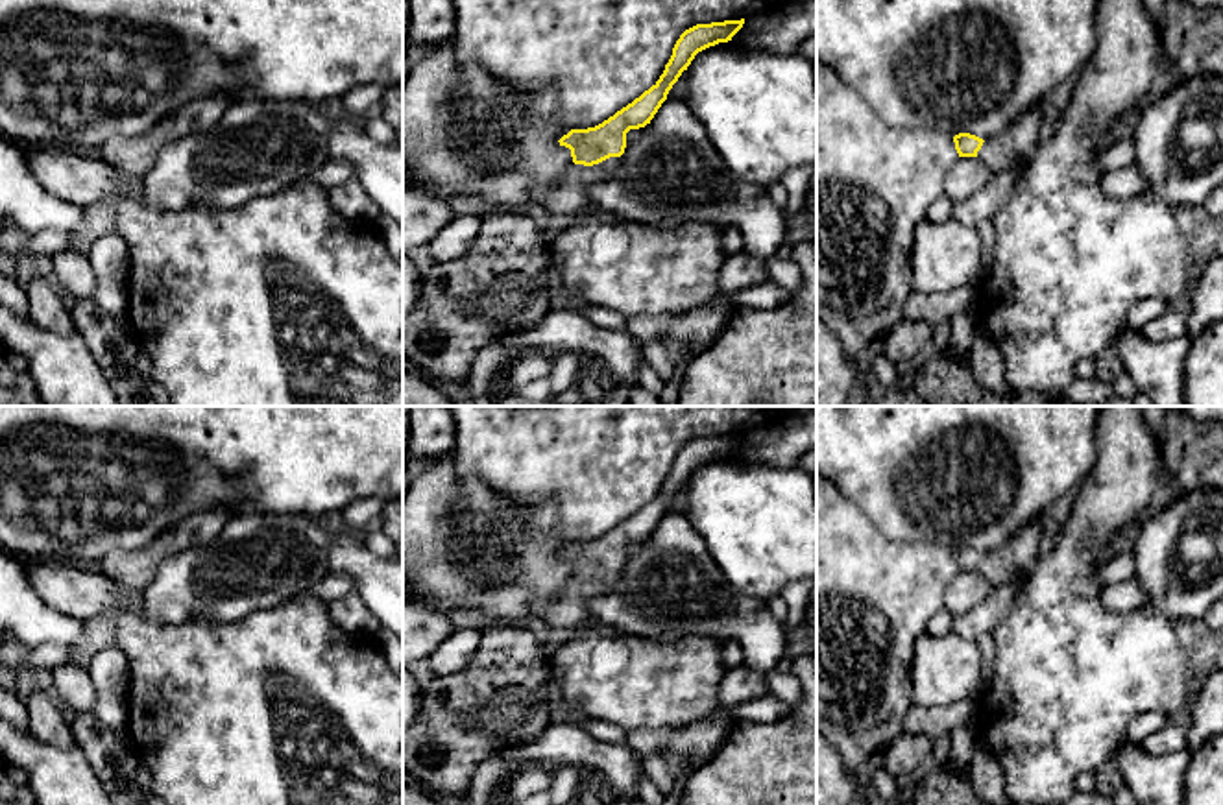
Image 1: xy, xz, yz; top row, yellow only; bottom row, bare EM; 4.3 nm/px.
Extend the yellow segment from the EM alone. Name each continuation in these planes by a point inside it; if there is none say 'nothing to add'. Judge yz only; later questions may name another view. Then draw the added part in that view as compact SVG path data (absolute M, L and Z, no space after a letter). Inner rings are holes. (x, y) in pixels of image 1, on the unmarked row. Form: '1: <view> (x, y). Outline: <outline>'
1: yz (1017, 556). Outline: M1042 519L1031 521L1022 532L1005 545L987 552L977 571L992 583L1012 582L1020 574L1029 574L1040 556L1040 539L1044 535Z

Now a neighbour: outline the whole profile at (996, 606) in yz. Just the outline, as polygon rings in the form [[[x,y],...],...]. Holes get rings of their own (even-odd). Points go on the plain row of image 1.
[[[1020,574],[1012,582],[992,585],[992,593],[979,607],[966,615],[953,617],[951,631],[970,641],[975,641],[979,633],[992,631],[1011,611],[1025,580],[1027,574]]]

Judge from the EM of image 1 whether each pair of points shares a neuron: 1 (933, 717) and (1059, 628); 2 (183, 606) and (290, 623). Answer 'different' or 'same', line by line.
1: different
2: different

